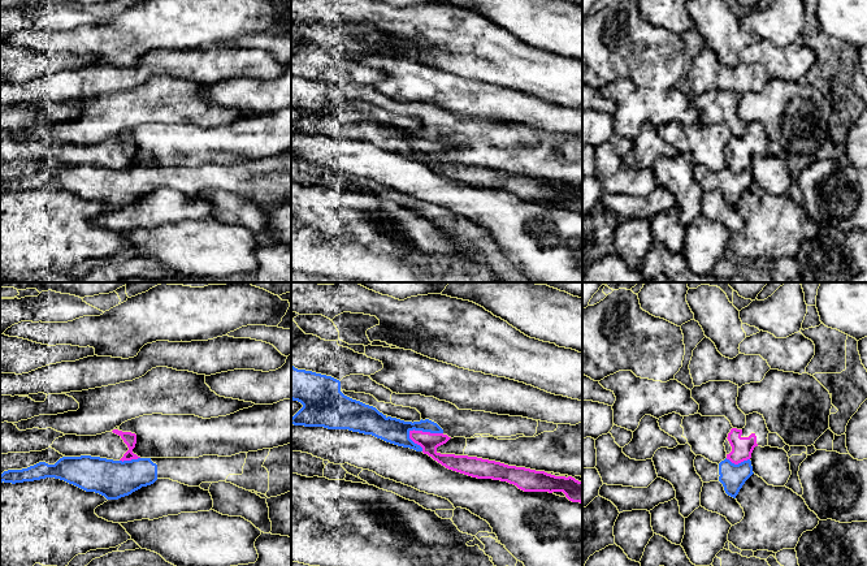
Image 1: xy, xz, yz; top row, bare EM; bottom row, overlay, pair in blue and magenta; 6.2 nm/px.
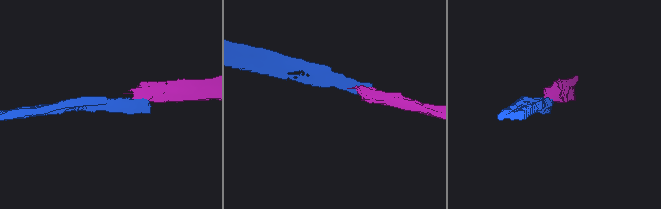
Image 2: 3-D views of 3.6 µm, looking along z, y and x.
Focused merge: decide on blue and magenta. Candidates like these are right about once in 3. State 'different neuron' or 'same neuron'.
different neuron

